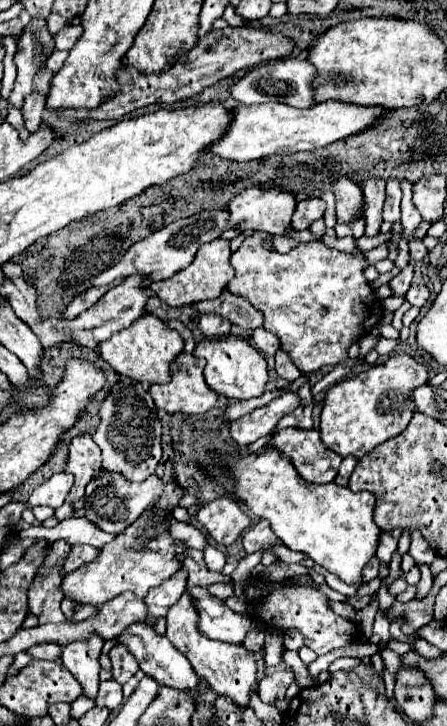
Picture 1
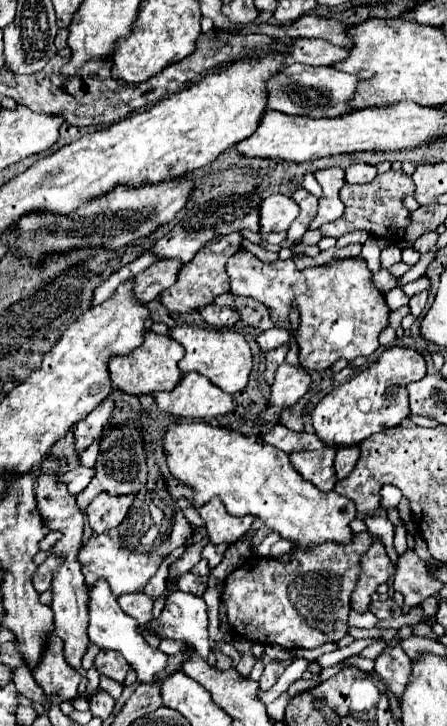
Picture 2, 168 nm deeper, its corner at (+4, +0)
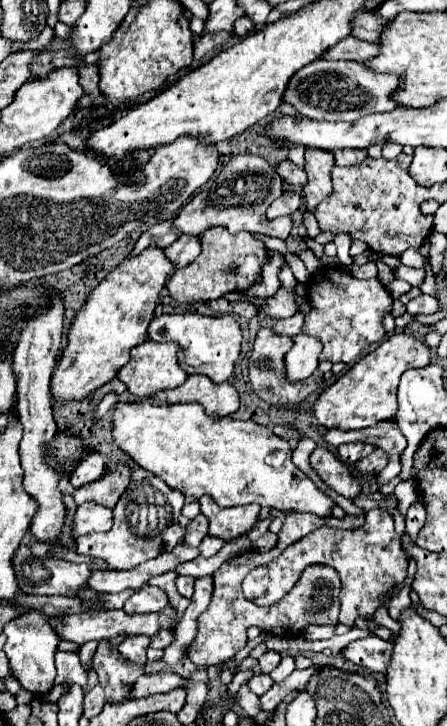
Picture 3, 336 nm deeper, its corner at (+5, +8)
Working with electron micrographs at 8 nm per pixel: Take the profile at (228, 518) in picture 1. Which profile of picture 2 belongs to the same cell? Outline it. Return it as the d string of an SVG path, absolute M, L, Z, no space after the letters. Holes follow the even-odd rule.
M211 498L203 508L199 508L199 514L205 520L205 528L207 528L209 540L213 544L233 544L241 536L245 536L245 532L253 524L251 516L235 518L235 516L227 514L225 506L223 506L223 502L219 502L219 498Z

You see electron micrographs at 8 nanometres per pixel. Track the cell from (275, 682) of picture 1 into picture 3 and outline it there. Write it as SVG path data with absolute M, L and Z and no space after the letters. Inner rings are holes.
M268 650L264 656L258 658L258 664L260 664L262 674L270 674L280 664L280 654L274 650Z

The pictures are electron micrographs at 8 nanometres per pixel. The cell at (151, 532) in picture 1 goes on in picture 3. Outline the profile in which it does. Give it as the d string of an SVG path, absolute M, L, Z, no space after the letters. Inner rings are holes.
M132 466L132 480L126 492L120 496L114 508L114 526L102 534L86 534L76 538L76 552L94 560L104 560L108 570L130 570L138 564L156 558L158 554L172 550L182 542L186 530L178 524L178 516L184 506L184 496L178 490L170 490L158 476Z

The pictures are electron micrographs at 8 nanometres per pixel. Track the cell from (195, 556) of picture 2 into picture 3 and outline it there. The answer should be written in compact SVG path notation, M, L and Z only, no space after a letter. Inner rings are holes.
M200 514L186 528L186 538L184 538L186 546L198 546L202 542L202 538L206 536L206 532L208 532L208 520Z

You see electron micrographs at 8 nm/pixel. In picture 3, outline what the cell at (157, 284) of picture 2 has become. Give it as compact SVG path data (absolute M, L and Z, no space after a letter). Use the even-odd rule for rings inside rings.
M182 234L172 246L168 246L164 250L164 254L170 256L170 262L174 264L174 270L186 268L200 254L200 238Z

